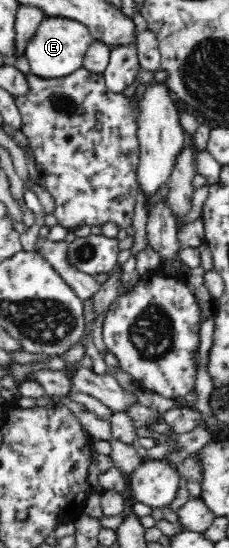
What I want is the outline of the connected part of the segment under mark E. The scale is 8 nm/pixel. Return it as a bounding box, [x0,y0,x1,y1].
[24,16,94,79]

